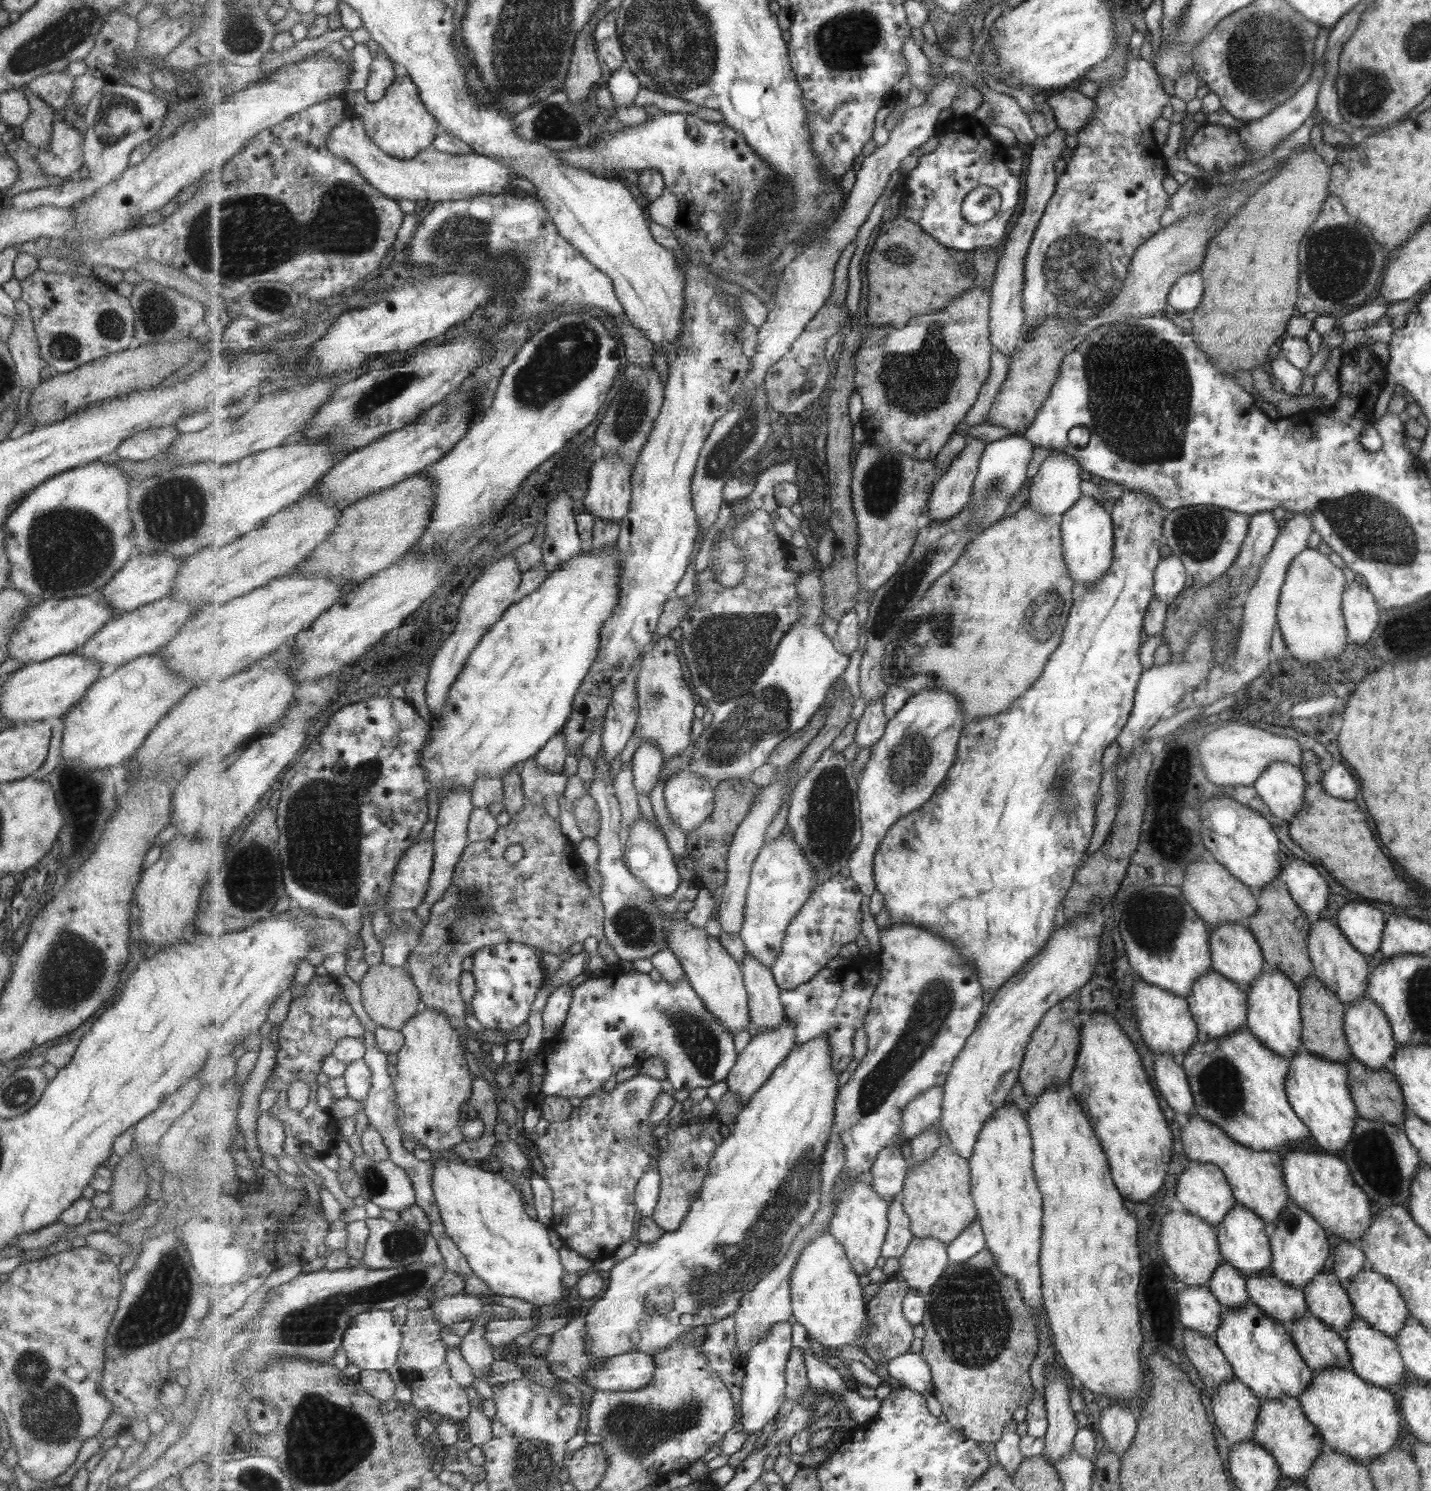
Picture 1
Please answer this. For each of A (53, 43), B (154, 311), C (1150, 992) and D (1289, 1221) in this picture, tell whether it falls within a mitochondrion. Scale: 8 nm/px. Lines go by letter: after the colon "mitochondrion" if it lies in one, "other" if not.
A: mitochondrion
B: mitochondrion
C: other
D: mitochondrion

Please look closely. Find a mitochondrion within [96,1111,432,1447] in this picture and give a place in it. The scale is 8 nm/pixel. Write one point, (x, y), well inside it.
(159, 1311)

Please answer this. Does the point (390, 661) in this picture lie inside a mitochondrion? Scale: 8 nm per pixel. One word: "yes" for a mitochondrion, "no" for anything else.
no

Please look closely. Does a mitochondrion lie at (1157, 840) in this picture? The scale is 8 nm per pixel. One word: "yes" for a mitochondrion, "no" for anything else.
no

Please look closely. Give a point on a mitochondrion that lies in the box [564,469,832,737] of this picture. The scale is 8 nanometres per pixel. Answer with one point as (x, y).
(727, 651)

